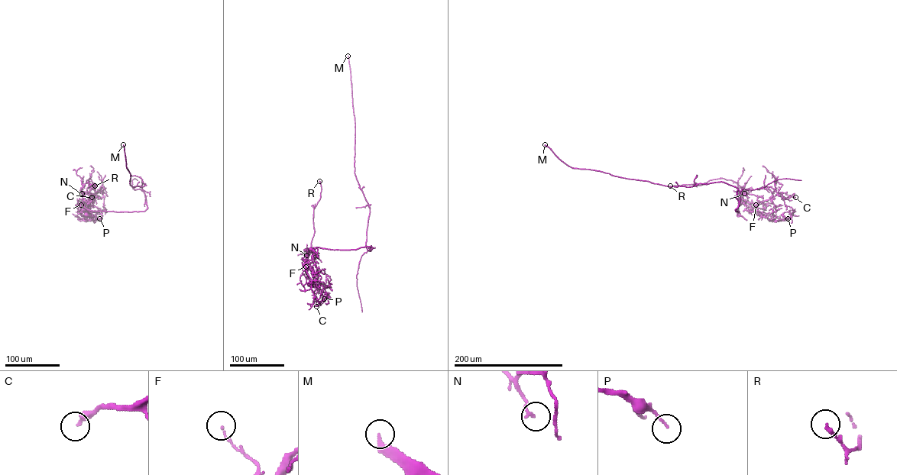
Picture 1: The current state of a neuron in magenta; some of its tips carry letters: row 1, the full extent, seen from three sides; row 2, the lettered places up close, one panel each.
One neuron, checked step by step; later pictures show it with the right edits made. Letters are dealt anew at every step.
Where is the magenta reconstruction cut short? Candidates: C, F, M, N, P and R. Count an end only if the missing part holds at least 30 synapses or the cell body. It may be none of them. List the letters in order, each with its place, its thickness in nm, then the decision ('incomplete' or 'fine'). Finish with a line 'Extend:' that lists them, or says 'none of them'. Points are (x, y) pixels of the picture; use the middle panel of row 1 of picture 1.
C: (316, 306) | 280 nm | fine
F: (306, 266) | 120 nm | fine
M: (348, 56) | 300 nm | incomplete
N: (306, 255) | 140 nm | fine
P: (324, 298) | 110 nm | fine
R: (319, 181) | 180 nm | fine
Extend: M

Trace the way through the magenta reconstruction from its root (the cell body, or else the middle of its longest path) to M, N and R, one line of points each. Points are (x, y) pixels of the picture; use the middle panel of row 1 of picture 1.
M: (311, 250), (316, 253), (317, 247), (309, 249), (372, 248), (366, 244), (370, 208), (354, 172), (348, 56)
N: (311, 250), (316, 253), (317, 247), (309, 249), (306, 255)
R: (311, 250), (316, 253), (317, 247), (306, 251), (314, 231), (319, 181)

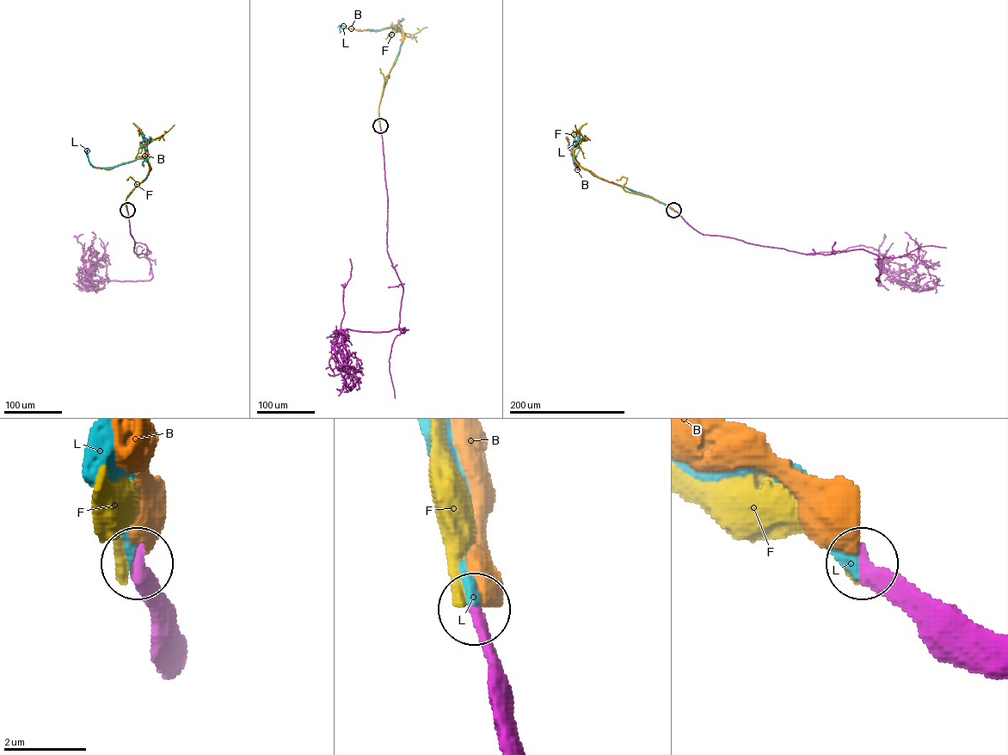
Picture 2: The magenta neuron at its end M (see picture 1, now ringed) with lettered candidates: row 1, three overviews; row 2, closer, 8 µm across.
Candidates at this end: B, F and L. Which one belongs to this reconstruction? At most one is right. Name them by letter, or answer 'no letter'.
L

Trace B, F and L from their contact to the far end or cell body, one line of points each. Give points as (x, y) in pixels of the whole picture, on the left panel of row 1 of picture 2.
B: (127, 210), (127, 196), (148, 174), (145, 157), (143, 156), (109, 169), (92, 166)
F: (126, 210), (126, 199), (150, 169), (146, 144), (175, 125)
L: (127, 210), (126, 199), (148, 174), (146, 157), (139, 156), (113, 167), (94, 167), (87, 149)

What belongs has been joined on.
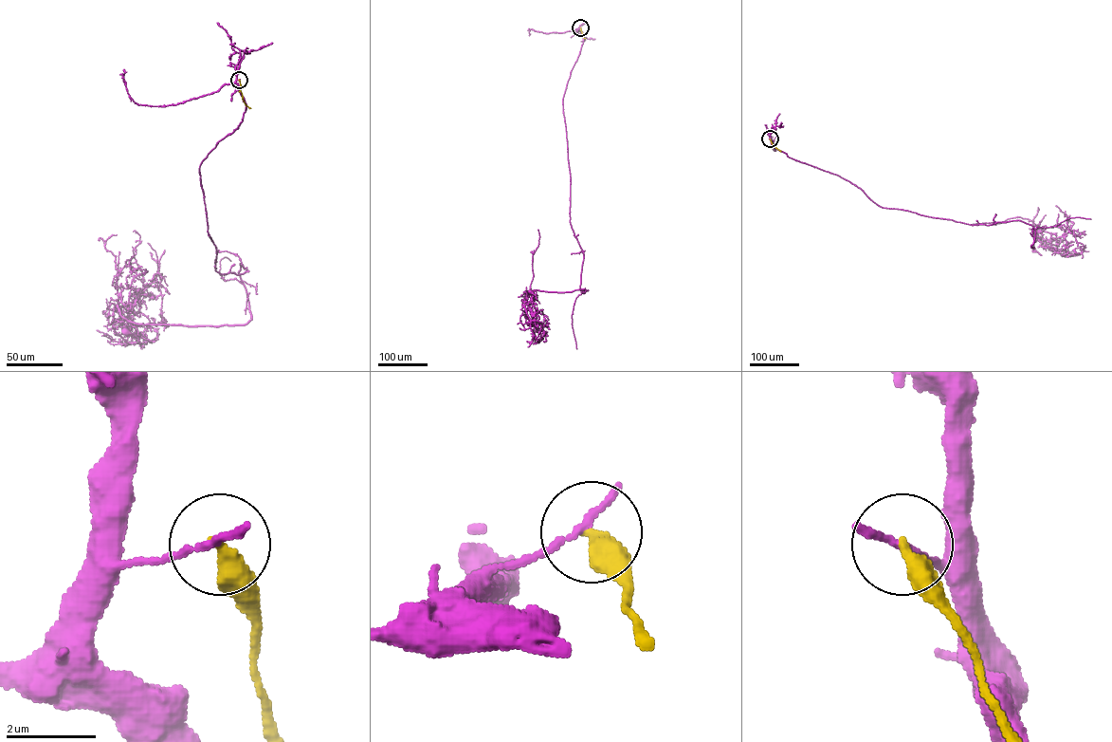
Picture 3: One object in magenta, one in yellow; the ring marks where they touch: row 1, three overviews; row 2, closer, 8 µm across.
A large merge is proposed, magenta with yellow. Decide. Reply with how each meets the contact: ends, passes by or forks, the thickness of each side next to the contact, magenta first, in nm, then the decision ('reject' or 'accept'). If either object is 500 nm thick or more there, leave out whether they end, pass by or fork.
magenta ends there; yellow ends there; 190 nm thick on the magenta side, 400 nm on the other; reject

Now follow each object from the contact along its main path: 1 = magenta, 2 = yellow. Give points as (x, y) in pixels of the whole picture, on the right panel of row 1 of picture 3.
1: (770, 139), (789, 157), (849, 181), (884, 208), (973, 225), (1030, 224), (1034, 250)
2: (770, 139), (780, 151)

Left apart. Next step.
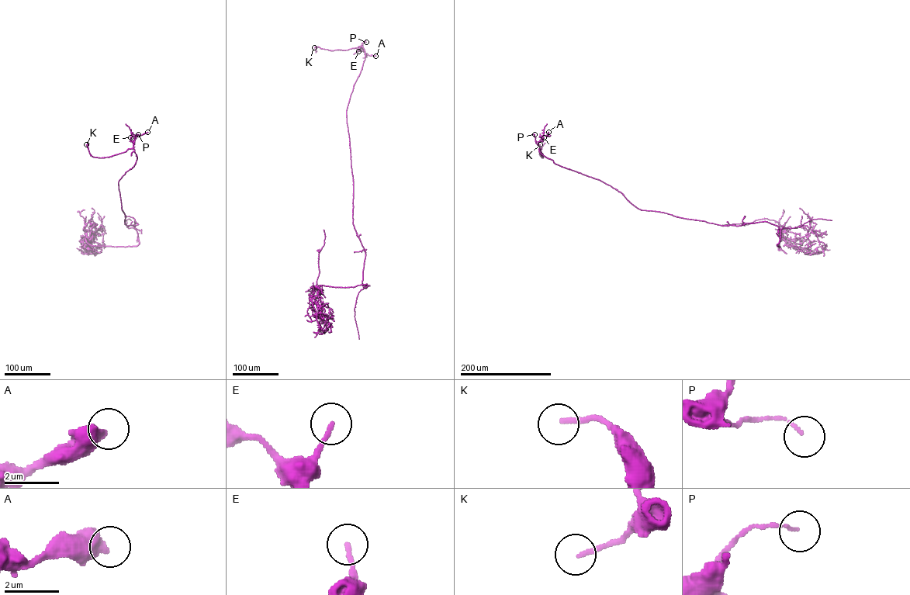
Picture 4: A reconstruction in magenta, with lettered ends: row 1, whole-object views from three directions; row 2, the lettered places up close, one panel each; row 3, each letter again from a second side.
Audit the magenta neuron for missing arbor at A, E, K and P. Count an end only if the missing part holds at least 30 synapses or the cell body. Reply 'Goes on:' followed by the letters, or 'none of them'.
Goes on: none of them

